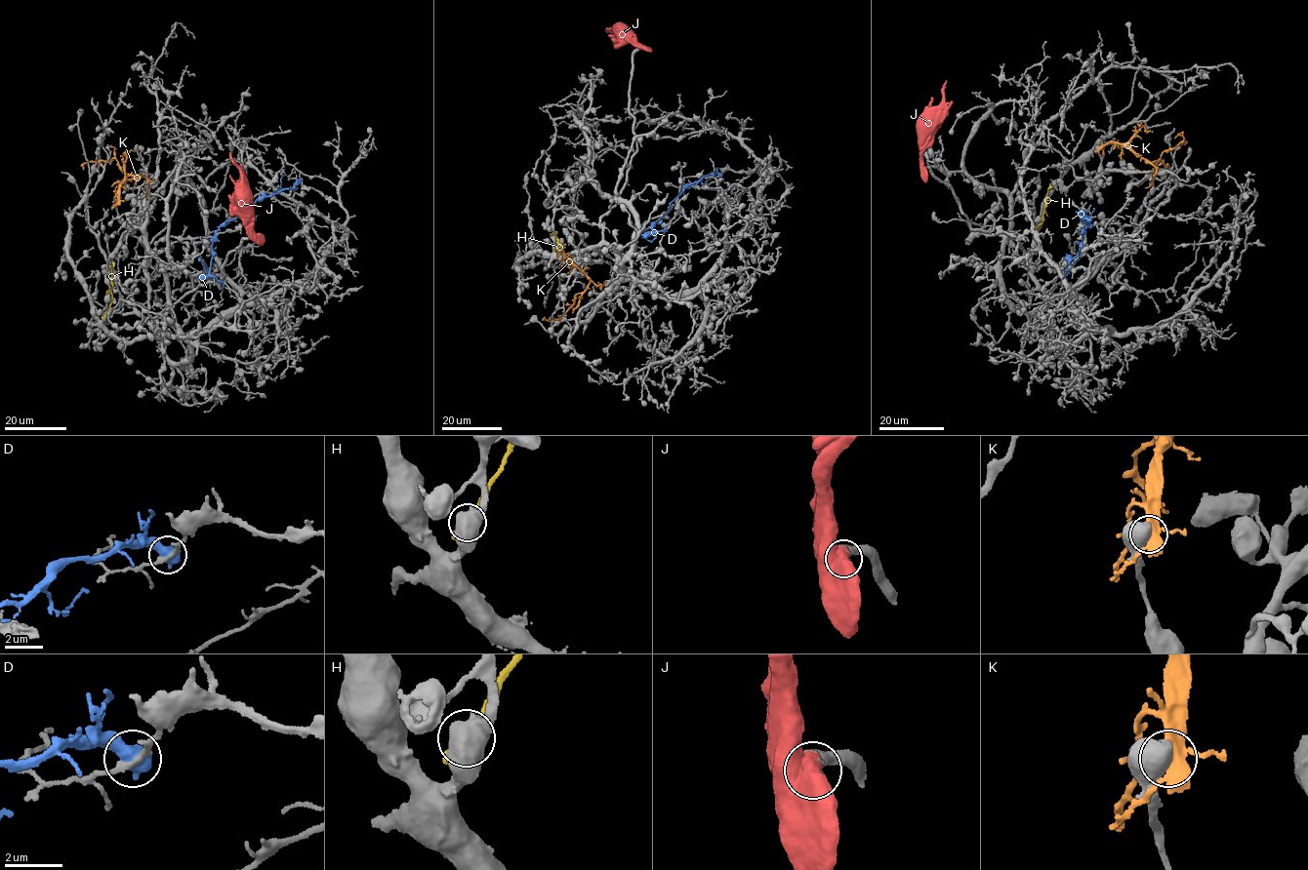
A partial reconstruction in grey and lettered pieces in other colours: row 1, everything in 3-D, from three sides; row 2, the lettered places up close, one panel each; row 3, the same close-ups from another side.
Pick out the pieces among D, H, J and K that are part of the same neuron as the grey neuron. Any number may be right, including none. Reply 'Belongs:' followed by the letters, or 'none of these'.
Belongs: J

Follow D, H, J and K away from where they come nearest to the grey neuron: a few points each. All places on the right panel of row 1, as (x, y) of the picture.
D: (1088, 219), (1082, 219), (1080, 213), (1089, 223), (1071, 264), (1080, 257), (1080, 244), (1077, 243)
H: (1036, 228), (1043, 219), (1050, 184)
J: (924, 169), (923, 123), (939, 105), (946, 80)
K: (1098, 149), (1115, 142), (1153, 162), (1160, 158), (1163, 152), (1184, 141), (1183, 136), (1174, 138)

